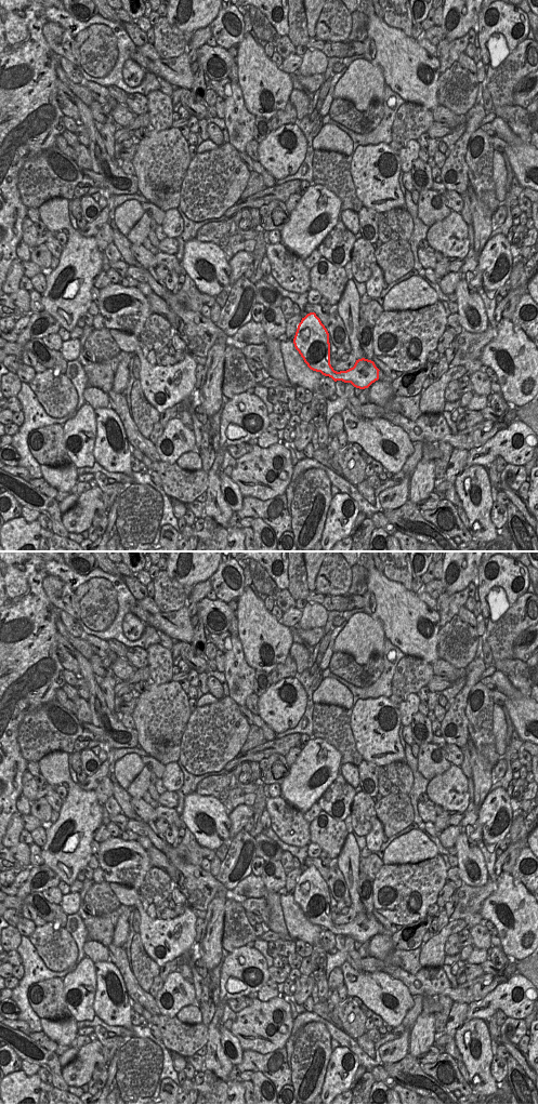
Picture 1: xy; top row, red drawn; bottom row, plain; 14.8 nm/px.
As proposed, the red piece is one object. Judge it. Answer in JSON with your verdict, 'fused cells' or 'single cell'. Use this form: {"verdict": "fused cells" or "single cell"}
{"verdict": "single cell"}

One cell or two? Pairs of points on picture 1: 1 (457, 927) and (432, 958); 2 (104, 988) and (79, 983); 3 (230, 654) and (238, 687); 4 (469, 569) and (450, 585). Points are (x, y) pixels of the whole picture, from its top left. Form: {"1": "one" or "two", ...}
{"1": "one", "2": "two", "3": "one", "4": "one"}

